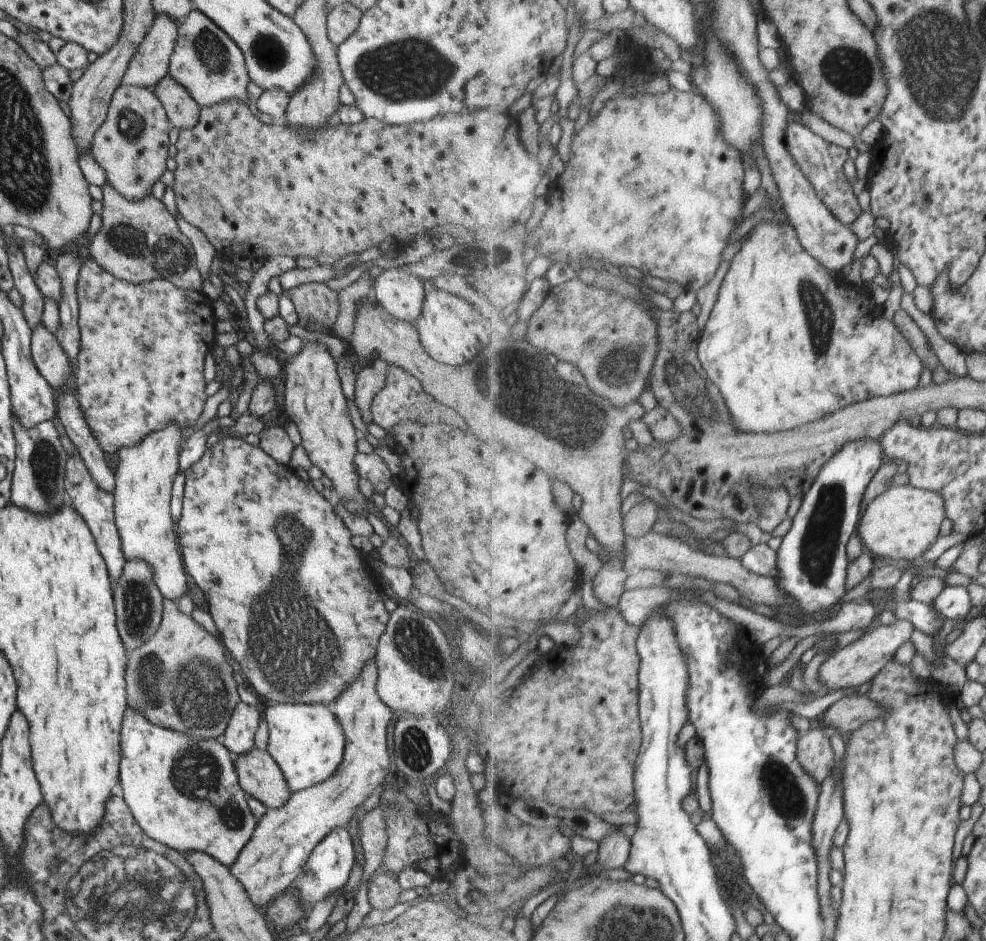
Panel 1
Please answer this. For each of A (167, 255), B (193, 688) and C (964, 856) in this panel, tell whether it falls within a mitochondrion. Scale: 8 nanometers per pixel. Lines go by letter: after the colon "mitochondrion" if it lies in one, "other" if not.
A: mitochondrion
B: mitochondrion
C: other

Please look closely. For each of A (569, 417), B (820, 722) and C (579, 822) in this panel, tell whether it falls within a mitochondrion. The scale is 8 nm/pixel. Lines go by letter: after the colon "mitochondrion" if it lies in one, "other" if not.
A: mitochondrion
B: other
C: other

